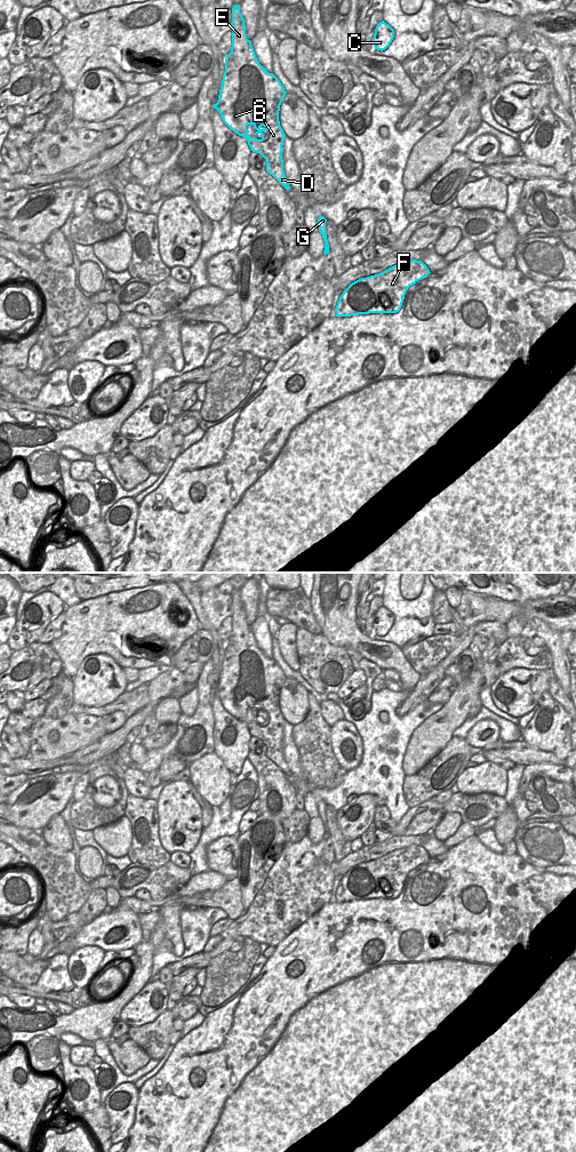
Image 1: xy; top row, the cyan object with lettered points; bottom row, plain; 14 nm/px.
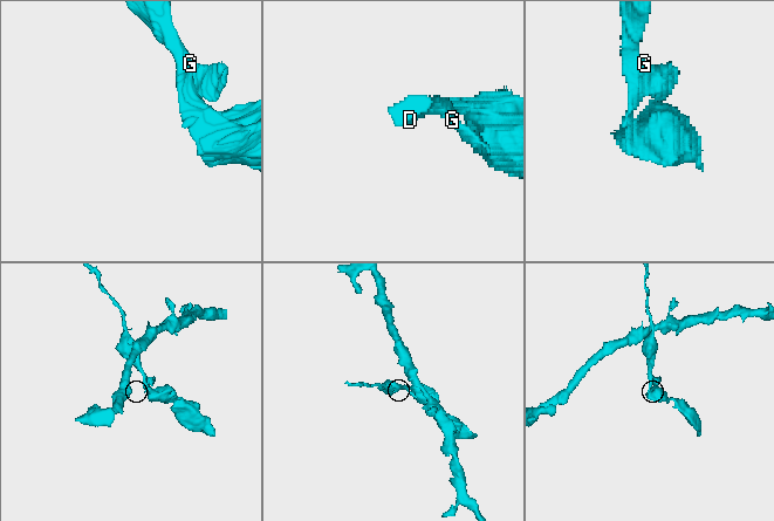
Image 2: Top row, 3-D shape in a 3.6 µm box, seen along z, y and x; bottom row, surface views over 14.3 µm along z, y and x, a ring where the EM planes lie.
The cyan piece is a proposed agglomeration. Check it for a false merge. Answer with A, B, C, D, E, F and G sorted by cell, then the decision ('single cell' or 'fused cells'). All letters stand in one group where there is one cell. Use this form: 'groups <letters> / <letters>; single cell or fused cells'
groups A B C D E F G; single cell

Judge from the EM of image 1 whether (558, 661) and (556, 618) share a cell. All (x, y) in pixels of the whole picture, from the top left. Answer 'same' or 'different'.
different

